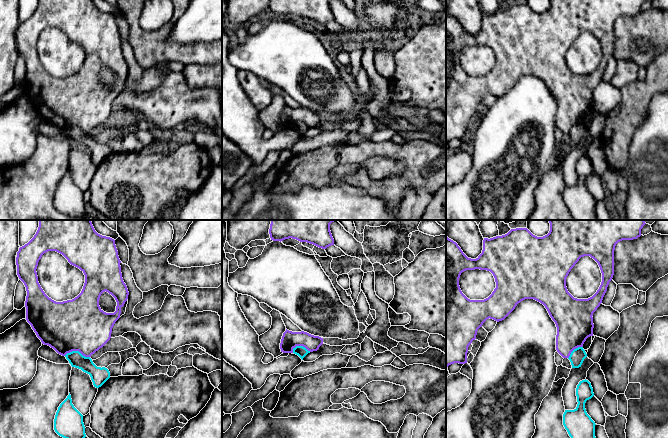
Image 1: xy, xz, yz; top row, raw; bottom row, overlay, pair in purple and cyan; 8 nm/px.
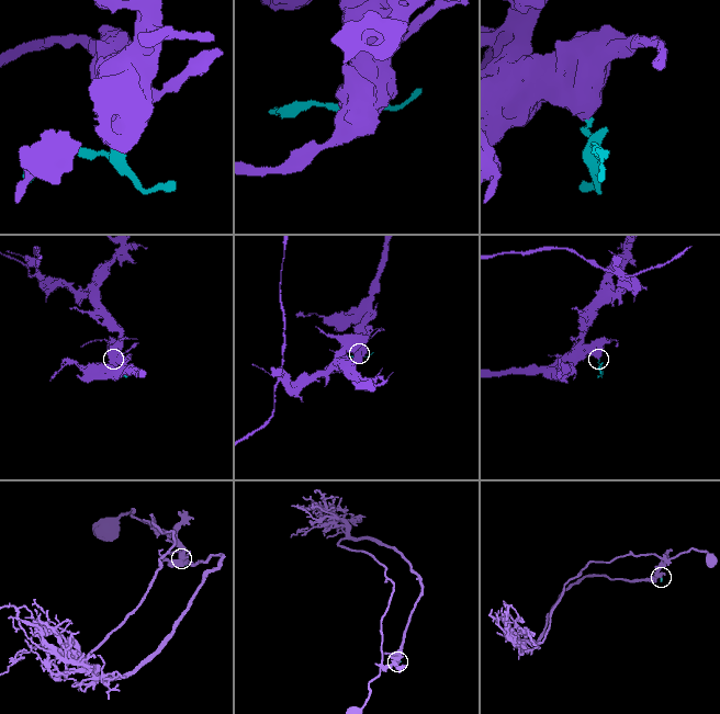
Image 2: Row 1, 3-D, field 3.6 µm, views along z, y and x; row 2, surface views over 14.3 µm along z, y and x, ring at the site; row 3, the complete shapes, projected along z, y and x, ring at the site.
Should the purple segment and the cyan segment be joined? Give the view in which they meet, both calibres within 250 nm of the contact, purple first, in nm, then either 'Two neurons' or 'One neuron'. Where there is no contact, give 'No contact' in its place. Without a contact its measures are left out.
Touches purple in xy. Thickness 420 nm (purple) against 120 nm. Two neurons

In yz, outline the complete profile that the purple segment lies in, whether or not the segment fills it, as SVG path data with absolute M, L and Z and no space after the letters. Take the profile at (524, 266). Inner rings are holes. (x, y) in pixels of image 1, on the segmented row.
M548 220L548 221L550 223L550 231L547 235L543 237L537 237L533 235L527 228L516 228L516 229L511 229L507 234L502 235L502 236L496 236L490 239L484 238L482 253L476 259L468 258L463 253L461 248L458 246L458 244L454 242L453 240L449 239L446 235L446 366L447 367L454 363L459 363L459 364L467 363L468 347L472 343L472 341L476 339L477 331L480 327L482 327L483 323L489 318L497 322L504 320L515 309L517 304L525 299L534 299L540 302L541 304L543 304L545 308L547 309L550 317L555 322L556 327L557 327L556 350L563 358L569 358L571 352L574 349L578 347L583 347L583 344L586 341L586 339L590 336L593 336L593 328L594 328L593 317L592 317L593 313L597 310L597 308L602 303L602 300L607 291L609 282L612 280L613 275L614 275L615 246L618 242L622 240L633 240L633 239L637 239L638 237L640 237L641 229L646 223L644 220ZM584 256L590 256L598 263L601 273L602 273L602 282L601 282L599 289L592 297L588 299L577 299L577 298L574 298L568 292L567 287L566 287L566 278L569 272L571 271L571 269L579 261L579 259ZM475 269L490 271L495 278L496 288L494 289L492 294L484 300L468 299L462 293L460 286L459 286L459 278L460 278L461 273L466 270L475 270Z

